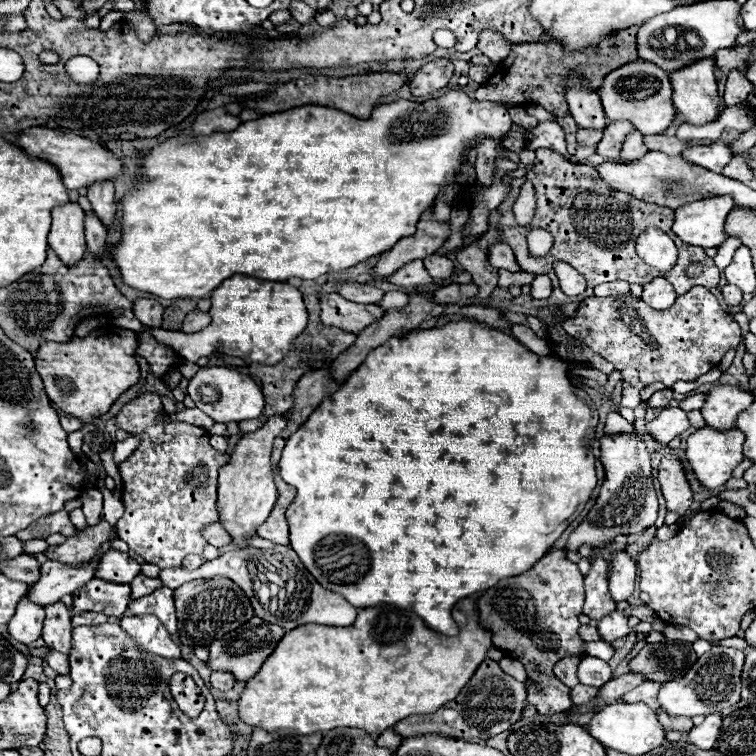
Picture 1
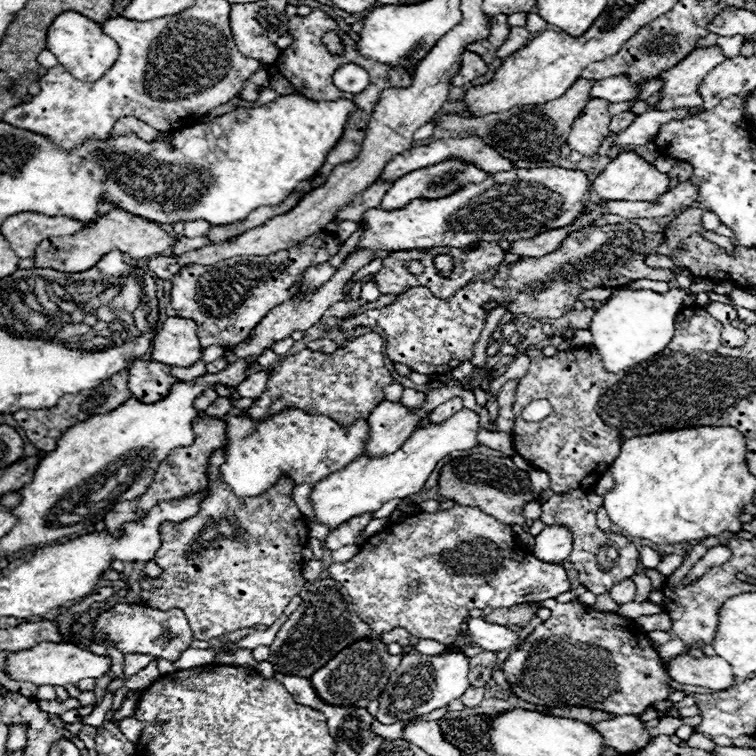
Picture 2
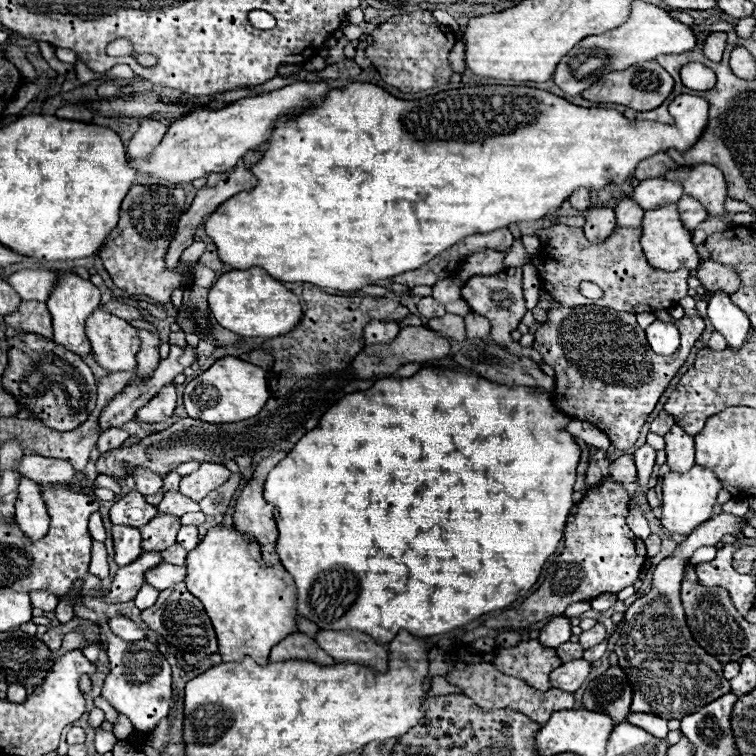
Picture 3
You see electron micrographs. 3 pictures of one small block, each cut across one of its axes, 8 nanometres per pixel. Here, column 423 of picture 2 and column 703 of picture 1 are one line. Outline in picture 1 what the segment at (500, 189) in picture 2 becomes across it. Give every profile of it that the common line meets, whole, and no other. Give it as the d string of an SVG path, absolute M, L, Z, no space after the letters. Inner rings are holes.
M714 196L710 200L684 204L676 208L672 230L682 242L690 246L716 248L728 238L724 234L724 220L732 208L734 202L730 196Z

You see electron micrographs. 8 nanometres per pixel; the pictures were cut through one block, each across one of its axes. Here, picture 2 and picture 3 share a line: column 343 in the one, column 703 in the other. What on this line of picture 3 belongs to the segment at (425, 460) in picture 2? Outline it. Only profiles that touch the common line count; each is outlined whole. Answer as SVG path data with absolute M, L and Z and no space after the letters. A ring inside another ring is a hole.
M694 466L690 472L686 474L666 474L664 476L664 486L662 486L662 526L666 530L670 530L672 534L682 534L688 536L694 528L698 528L700 524L704 524L706 520L710 520L712 516L712 508L716 504L716 496L722 490L720 480L710 472L710 470L702 470L698 466Z

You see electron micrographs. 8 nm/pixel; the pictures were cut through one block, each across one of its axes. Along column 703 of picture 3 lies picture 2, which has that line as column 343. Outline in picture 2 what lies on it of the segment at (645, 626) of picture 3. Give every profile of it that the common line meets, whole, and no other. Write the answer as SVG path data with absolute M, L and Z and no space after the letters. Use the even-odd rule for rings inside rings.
M358 516L358 518L352 518L344 524L340 524L340 528L332 530L326 540L324 540L324 546L328 550L338 550L342 546L350 546L350 544L356 544L356 546L362 546L368 538L364 534L364 528L368 526L368 522L372 520L372 516ZM372 636L372 640L360 640L356 644L350 644L344 650L340 650L332 660L328 660L328 664L324 664L324 668L320 668L320 672L314 672L310 676L310 684L316 692L316 696L320 700L324 700L326 704L342 706L342 708L366 708L372 700L376 700L380 696L380 692L388 684L388 678L400 666L402 656L412 650L416 650L416 648L408 646L400 654L392 656L388 652L386 644L382 644L382 640L378 636Z

